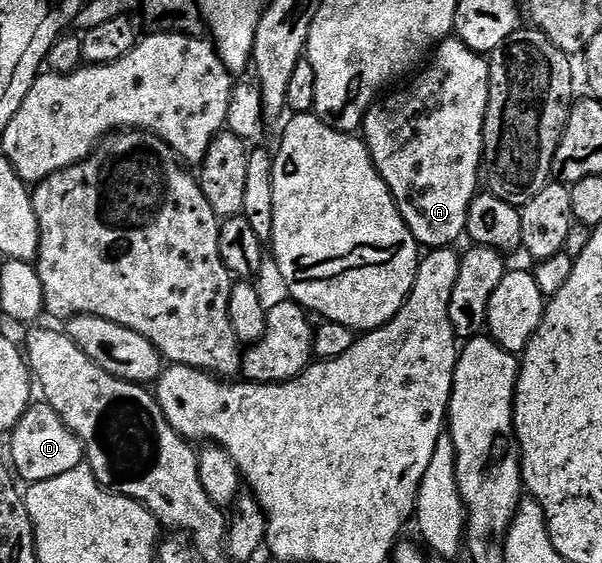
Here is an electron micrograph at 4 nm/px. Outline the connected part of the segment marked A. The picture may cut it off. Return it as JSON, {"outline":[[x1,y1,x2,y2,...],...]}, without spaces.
{"outline":[[451,37,434,48,425,67,426,71,417,72,418,80,407,91,399,95,387,94,381,101,375,102,364,117,360,135,380,177,392,193,400,217,408,225,419,248,453,248,454,242,466,235,468,209,480,191,480,172,484,167,482,134,490,96,490,65,479,52,468,49,468,45]]}

